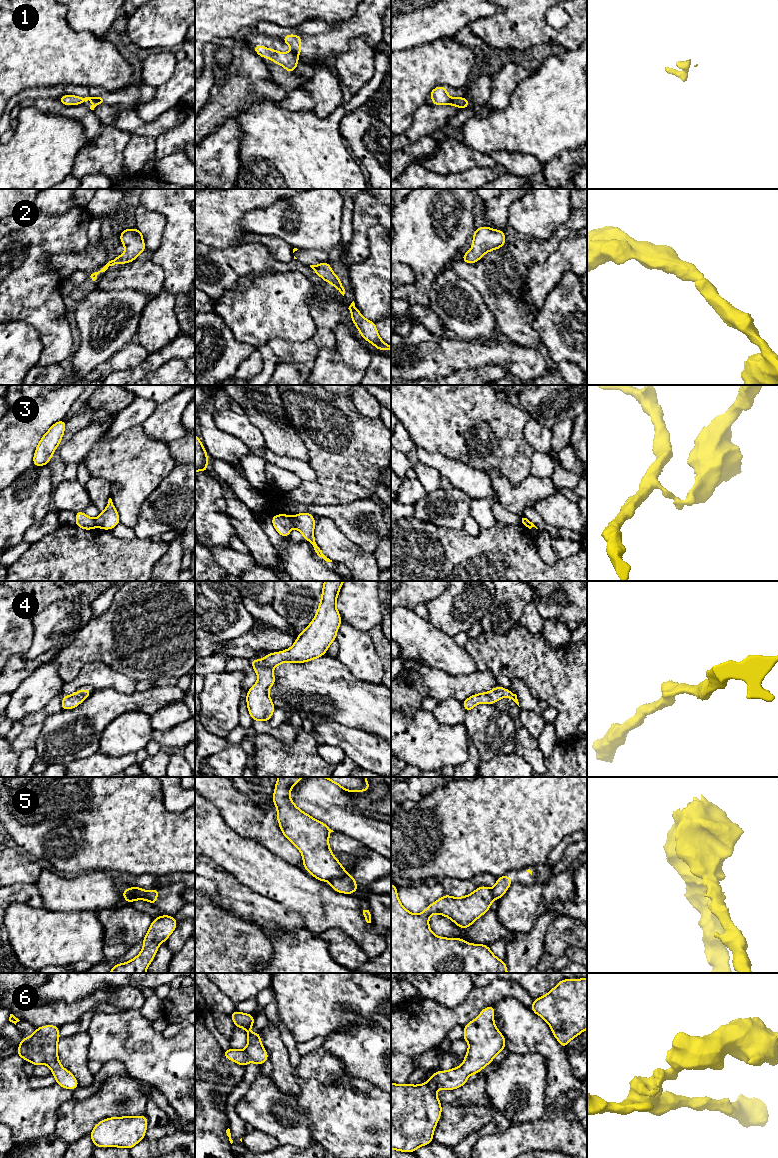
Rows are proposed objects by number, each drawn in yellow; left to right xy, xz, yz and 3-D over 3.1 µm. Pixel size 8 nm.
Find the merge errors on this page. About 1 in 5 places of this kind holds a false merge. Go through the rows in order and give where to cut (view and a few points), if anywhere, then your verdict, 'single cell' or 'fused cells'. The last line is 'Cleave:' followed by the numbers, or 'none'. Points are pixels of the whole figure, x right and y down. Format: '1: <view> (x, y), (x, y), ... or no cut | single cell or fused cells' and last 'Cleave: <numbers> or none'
1: xz (292, 50), (298, 55) | fused cells
2: no cut | single cell
3: xz (290, 517), (293, 525) | fused cells
4: no cut | single cell
5: xy (133, 887), (140, 897), (144, 897), (147, 900) | fused cells
6: no cut | single cell
Cleave: 1, 3, 5

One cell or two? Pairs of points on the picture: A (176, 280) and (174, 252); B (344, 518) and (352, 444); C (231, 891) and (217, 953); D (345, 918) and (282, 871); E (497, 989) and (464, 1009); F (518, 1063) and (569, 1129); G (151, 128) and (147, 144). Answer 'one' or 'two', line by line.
A: one
B: two
C: two
D: one
E: one
F: two
G: two

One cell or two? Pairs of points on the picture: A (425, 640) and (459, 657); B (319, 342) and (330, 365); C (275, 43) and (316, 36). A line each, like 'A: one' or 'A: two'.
A: one
B: two
C: two

